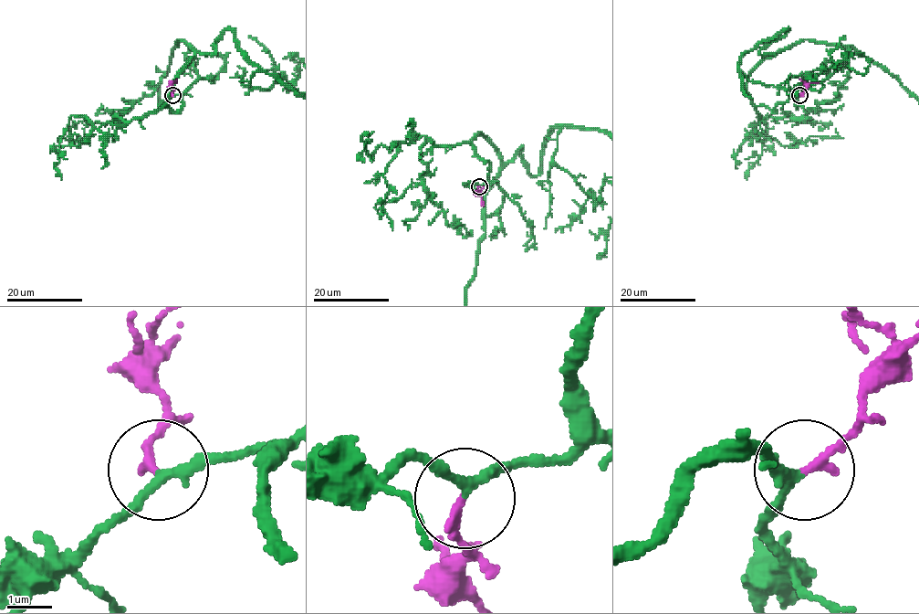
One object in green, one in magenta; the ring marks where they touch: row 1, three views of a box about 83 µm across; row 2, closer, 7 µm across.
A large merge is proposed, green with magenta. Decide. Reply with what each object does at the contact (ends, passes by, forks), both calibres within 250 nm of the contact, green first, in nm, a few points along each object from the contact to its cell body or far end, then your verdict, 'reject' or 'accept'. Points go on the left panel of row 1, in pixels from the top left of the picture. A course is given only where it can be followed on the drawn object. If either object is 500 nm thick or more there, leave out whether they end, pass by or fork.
green passes by; magenta ends there; 200 nm thick on the green side, 200 nm on the other; magenta runs (172, 95), (172, 86), (177, 83); accept

